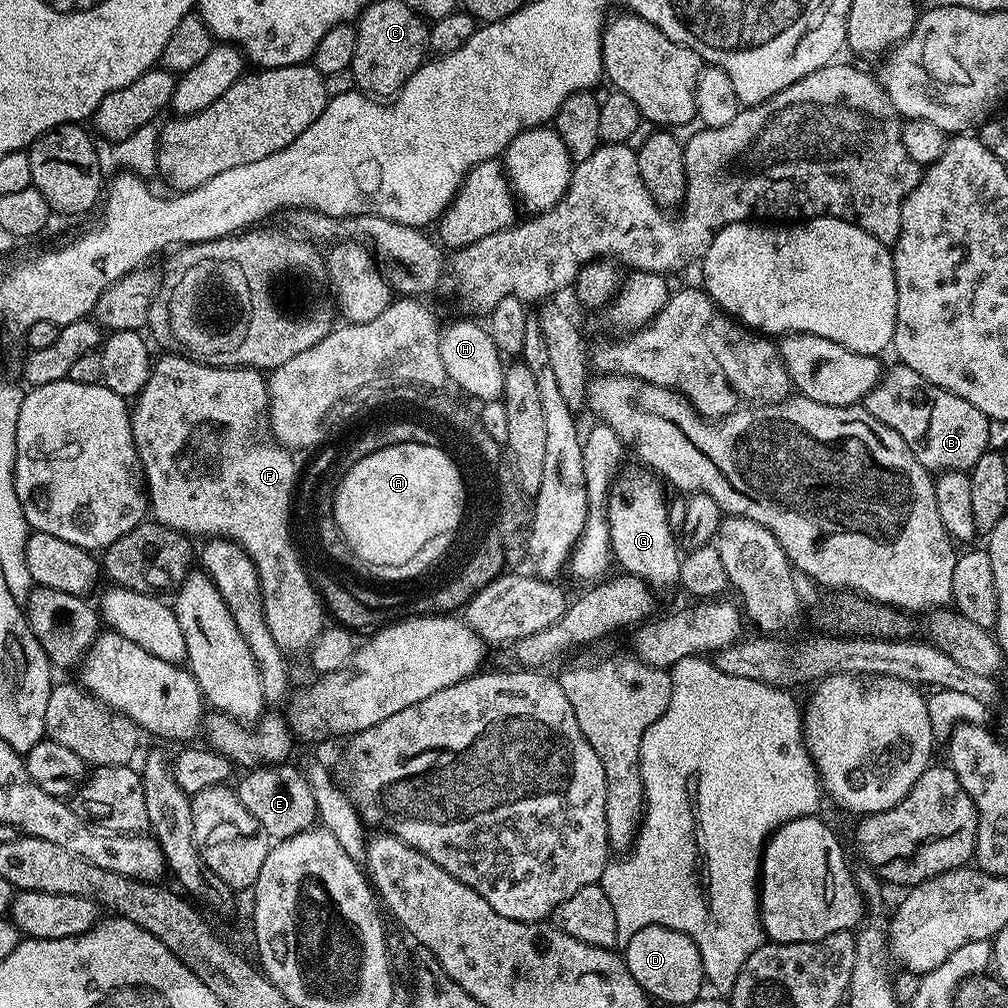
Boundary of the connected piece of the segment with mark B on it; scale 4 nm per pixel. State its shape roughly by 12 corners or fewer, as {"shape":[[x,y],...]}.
{"shape":[[899,362],[863,408],[933,474],[989,451],[988,416]]}

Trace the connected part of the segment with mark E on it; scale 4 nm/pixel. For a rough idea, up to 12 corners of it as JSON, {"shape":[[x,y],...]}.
{"shape":[[257,766],[234,788],[276,842],[317,823],[305,773]]}

